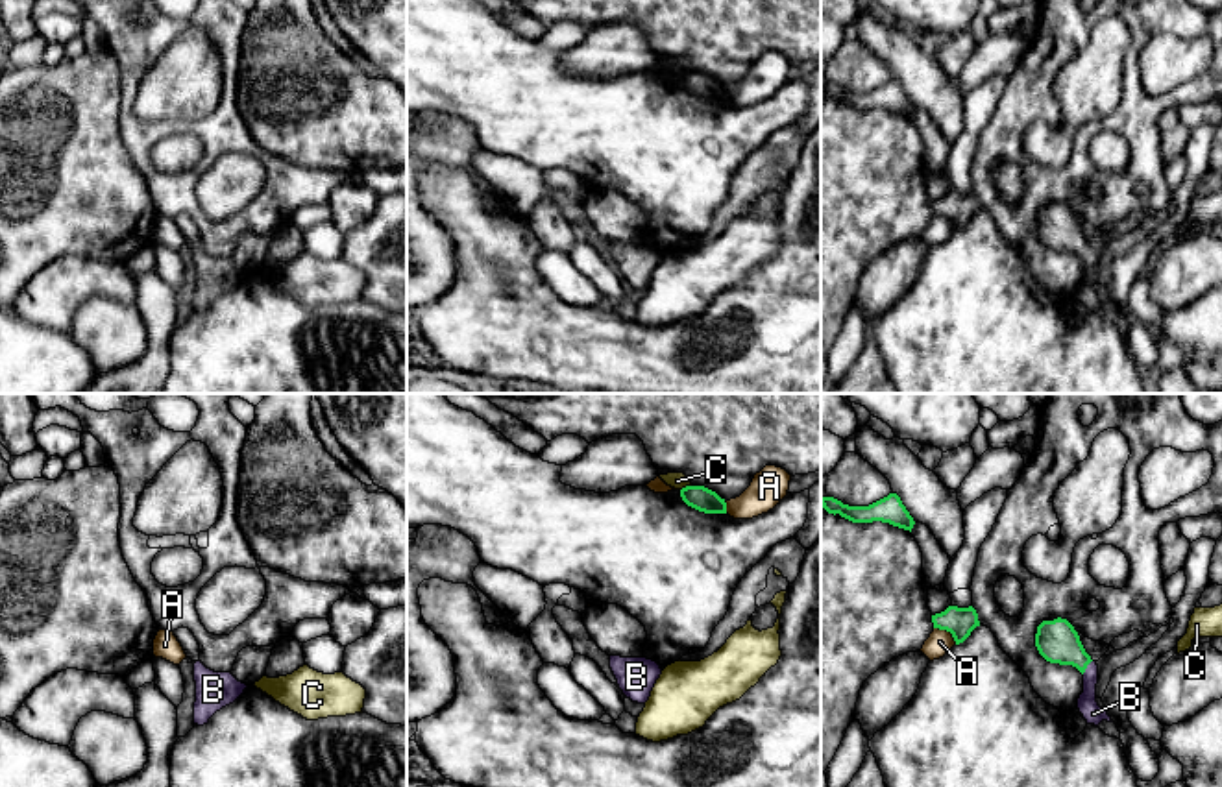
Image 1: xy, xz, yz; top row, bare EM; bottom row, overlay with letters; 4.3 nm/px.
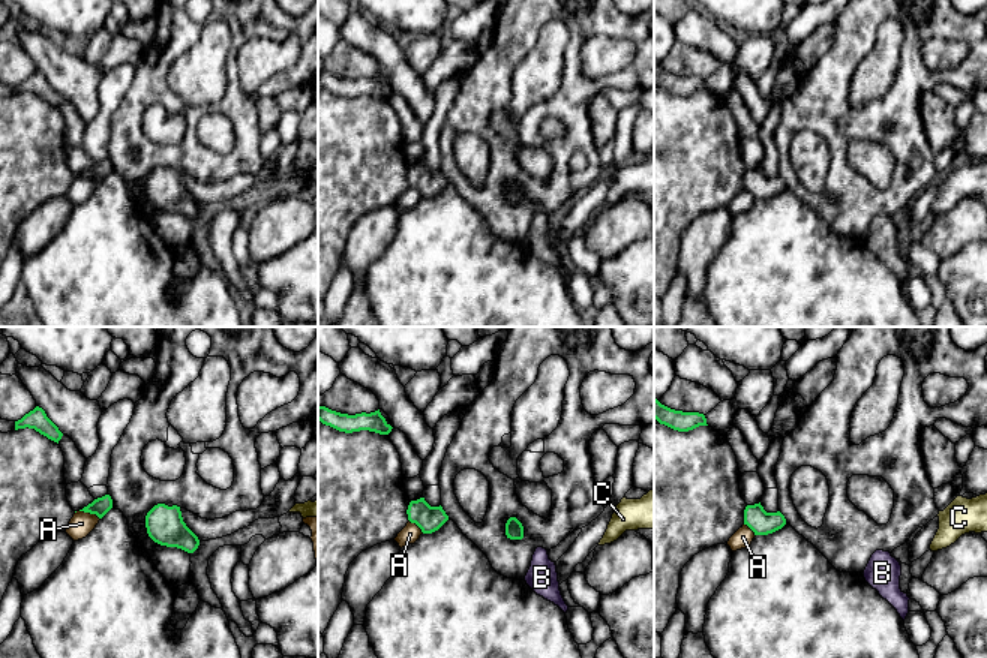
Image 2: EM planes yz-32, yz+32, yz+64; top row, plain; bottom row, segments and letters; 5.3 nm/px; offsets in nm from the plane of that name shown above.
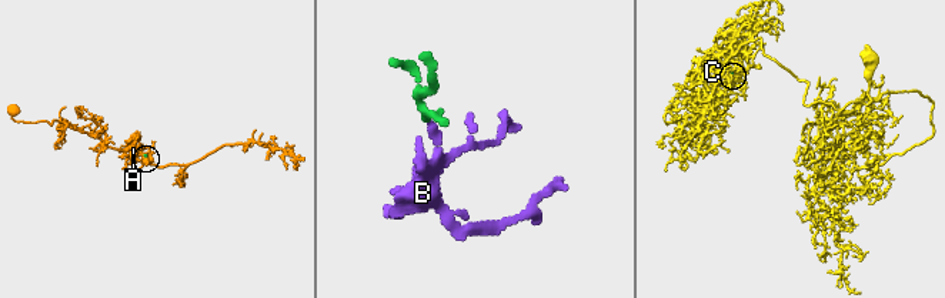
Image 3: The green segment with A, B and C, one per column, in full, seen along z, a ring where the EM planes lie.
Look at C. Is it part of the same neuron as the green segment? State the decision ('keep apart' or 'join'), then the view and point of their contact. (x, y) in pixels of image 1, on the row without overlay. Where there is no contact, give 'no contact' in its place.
keep apart; contact xz (686, 72)

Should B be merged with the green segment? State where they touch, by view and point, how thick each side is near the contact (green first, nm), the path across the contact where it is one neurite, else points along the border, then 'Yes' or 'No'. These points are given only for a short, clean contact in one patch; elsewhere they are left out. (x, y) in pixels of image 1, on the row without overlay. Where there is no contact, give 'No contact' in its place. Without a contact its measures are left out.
Touches green at yz (1086, 254). Thickness 180 nm (green) against 90 nm. Path across: yz (1058, 228), (1086, 254), (1093, 300). Yes

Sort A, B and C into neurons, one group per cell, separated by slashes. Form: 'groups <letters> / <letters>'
groups A / B / C

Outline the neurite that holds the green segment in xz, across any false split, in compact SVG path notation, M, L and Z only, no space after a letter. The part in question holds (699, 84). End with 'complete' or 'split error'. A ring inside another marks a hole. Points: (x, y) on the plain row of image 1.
M686 72L680 76L682 87L704 100L727 100L727 89L704 72Z; complete

